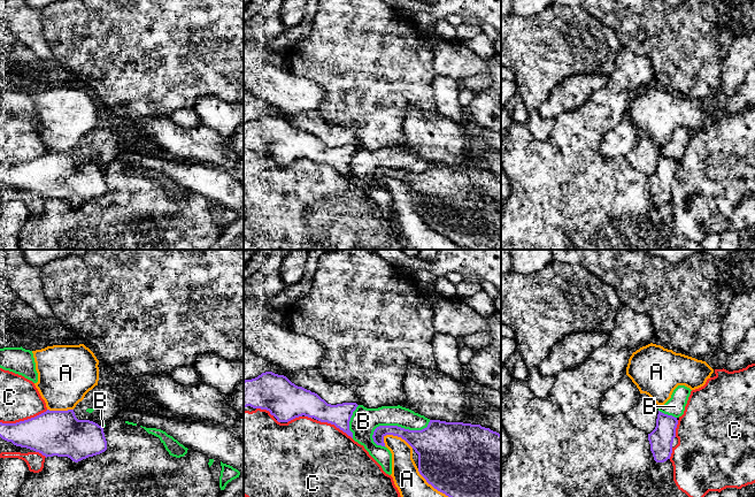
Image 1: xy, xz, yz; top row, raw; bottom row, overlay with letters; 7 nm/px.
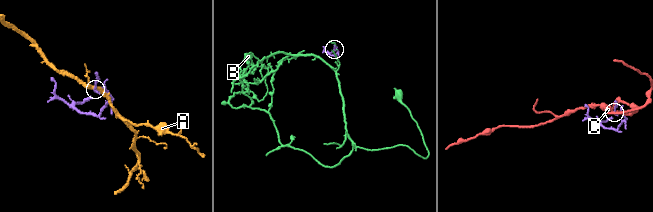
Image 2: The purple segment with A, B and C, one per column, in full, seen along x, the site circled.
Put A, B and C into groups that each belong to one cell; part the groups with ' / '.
A / B / C

